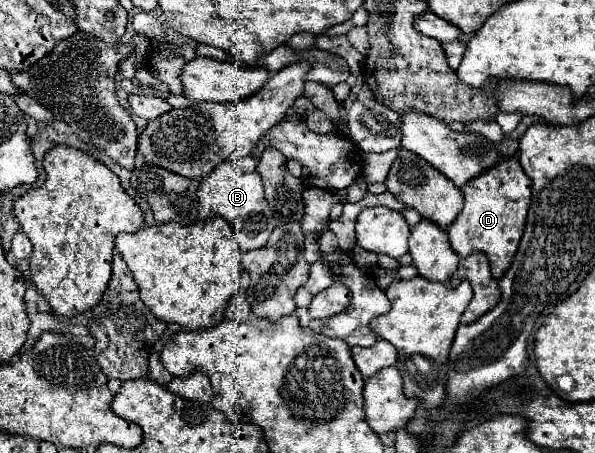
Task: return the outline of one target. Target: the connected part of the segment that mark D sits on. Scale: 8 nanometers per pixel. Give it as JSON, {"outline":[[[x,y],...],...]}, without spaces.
{"outline":[[[516,156],[502,158],[494,168],[476,176],[476,180],[472,178],[468,184],[464,184],[464,208],[446,230],[452,250],[456,250],[456,254],[462,258],[476,252],[484,252],[490,260],[492,278],[500,280],[504,272],[510,268],[518,244],[522,240],[526,212],[532,194],[530,186],[532,182],[524,174],[524,170],[520,170]]]}

